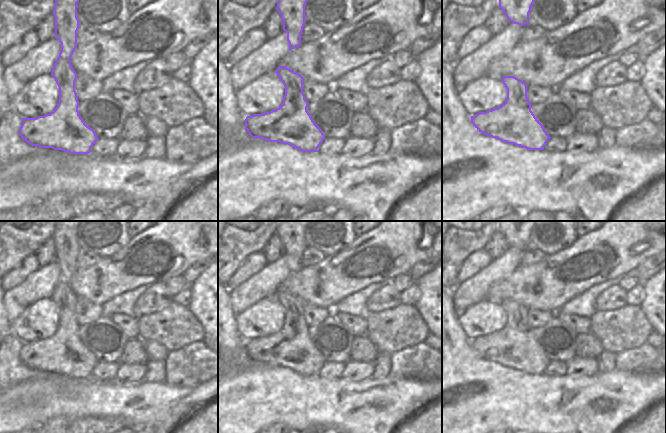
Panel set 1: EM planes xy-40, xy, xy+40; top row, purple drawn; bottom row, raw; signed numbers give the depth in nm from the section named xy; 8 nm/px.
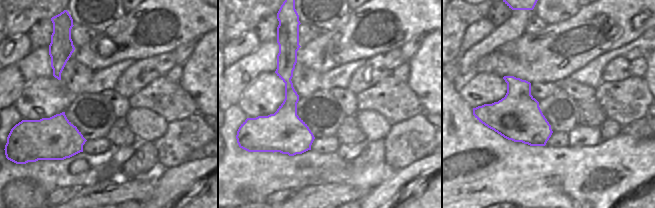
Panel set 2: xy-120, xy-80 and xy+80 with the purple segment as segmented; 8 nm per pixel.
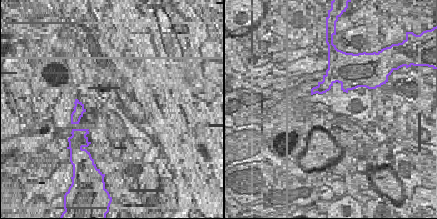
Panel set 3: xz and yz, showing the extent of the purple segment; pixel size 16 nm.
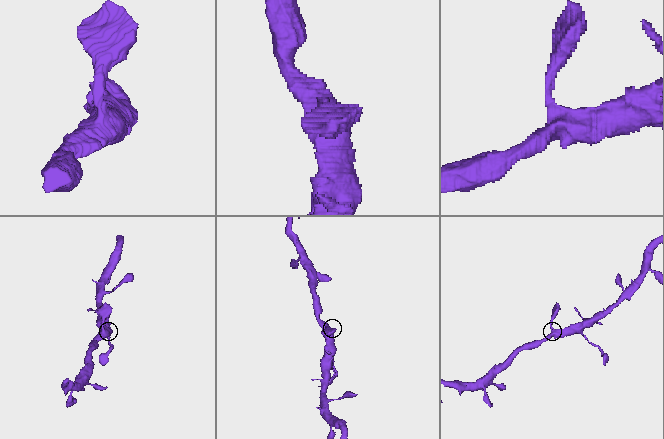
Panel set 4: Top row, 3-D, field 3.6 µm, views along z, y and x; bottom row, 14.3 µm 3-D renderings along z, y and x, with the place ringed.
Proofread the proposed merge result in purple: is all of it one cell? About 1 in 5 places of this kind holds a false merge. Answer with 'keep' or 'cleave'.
keep

